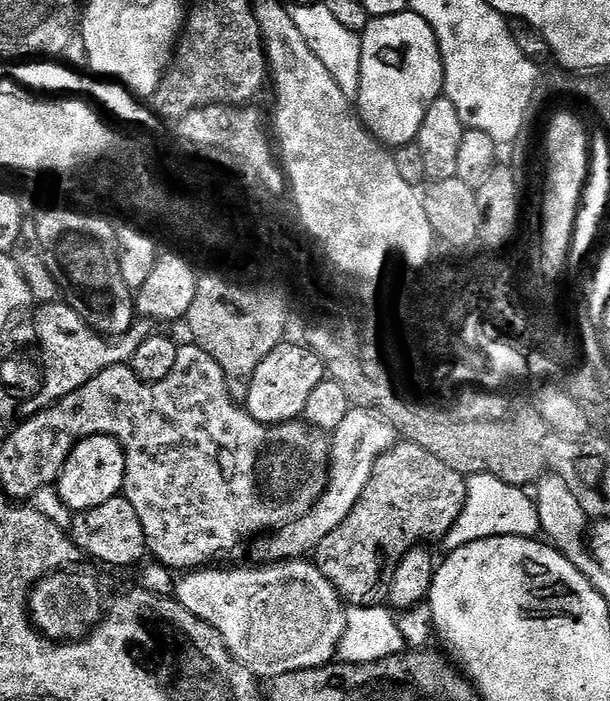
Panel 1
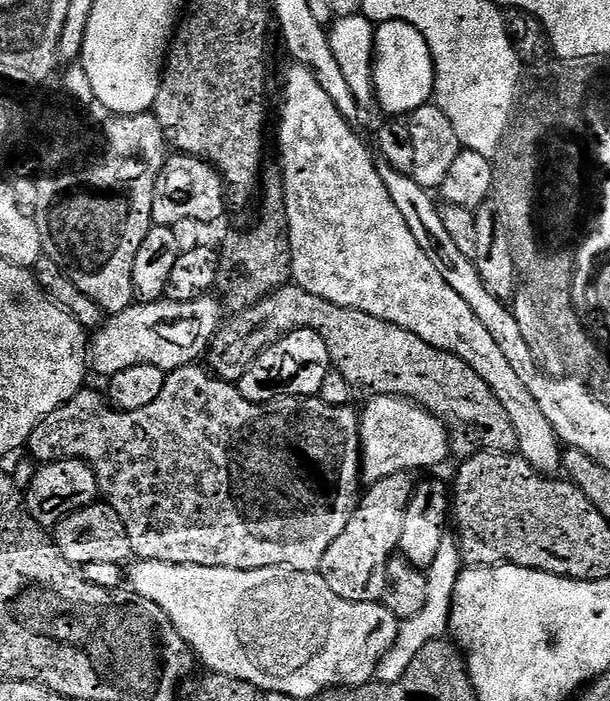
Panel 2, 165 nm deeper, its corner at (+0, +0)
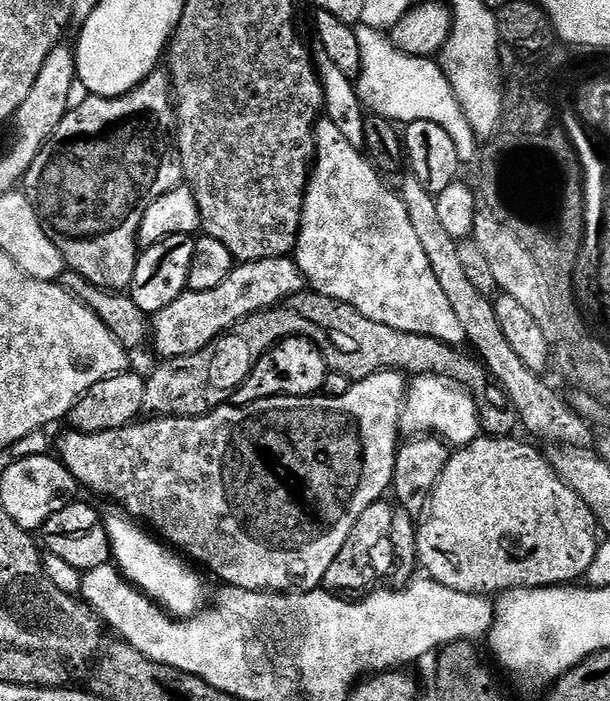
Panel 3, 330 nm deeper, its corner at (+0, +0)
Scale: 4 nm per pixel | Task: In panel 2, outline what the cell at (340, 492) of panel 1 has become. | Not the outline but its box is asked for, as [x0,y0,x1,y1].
[360,396,450,484]

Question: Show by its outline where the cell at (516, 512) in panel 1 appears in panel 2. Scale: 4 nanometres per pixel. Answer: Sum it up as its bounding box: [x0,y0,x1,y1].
[375,538,462,684]

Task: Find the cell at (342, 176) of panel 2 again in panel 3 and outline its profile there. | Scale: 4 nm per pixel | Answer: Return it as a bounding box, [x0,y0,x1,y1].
[294,118,466,345]

